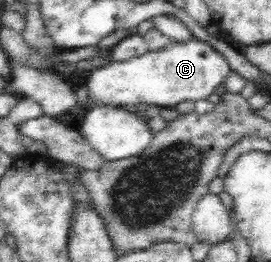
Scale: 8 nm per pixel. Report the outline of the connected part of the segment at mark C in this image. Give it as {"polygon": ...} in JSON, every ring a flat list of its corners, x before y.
{"polygon":[[202,40,174,42,159,51,148,51,128,60,110,61,102,68,94,68,82,89,91,106,136,106,155,104,175,107,182,101,206,99,225,83,231,72,228,61,220,51]]}

